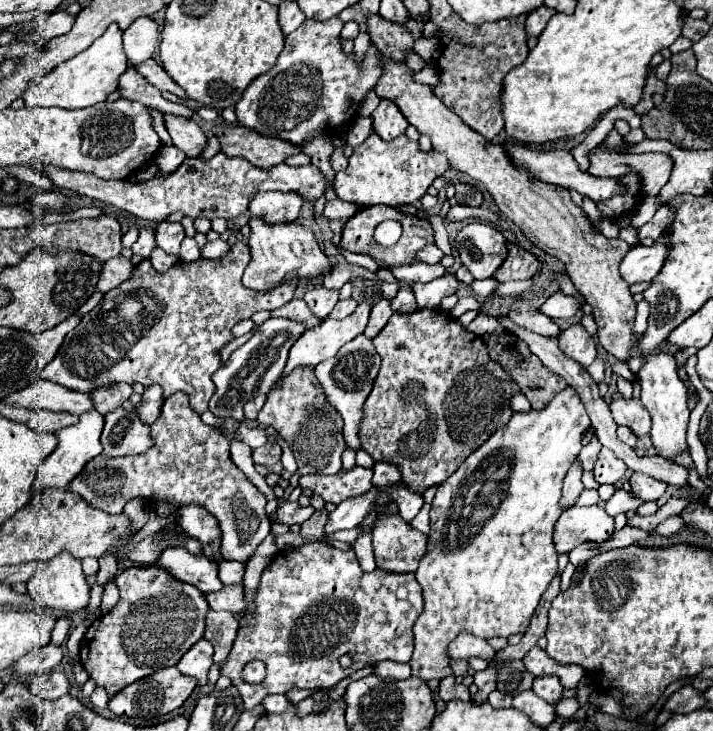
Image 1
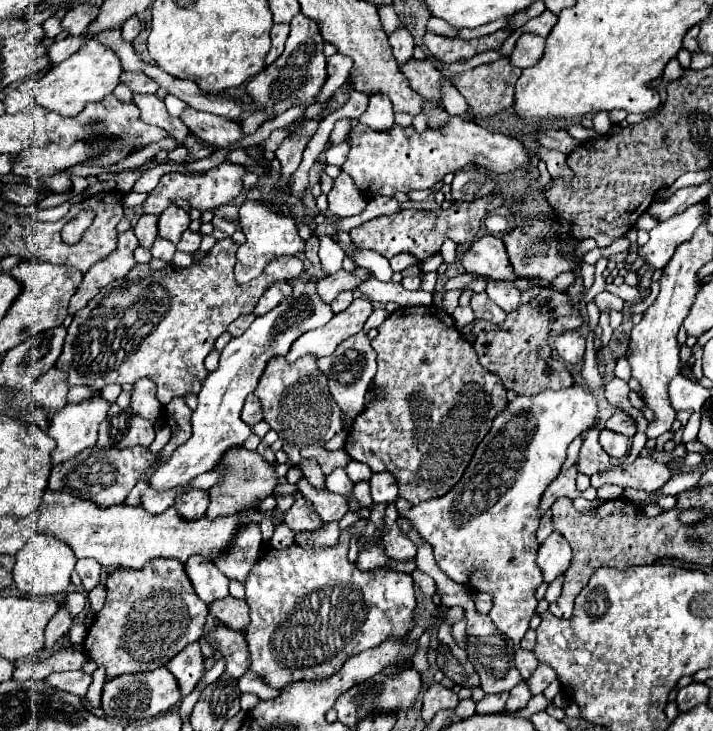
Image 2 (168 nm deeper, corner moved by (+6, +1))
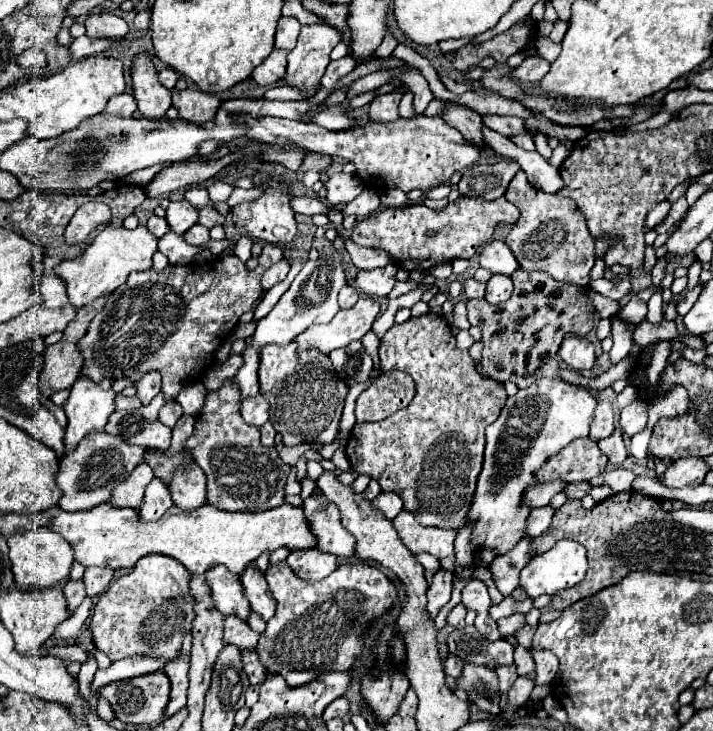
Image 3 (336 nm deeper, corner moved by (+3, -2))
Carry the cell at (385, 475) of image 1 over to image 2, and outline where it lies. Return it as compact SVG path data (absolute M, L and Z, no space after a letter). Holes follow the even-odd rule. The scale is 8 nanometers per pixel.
M373 474L369 486L375 504L393 504L397 500L397 482L393 474Z

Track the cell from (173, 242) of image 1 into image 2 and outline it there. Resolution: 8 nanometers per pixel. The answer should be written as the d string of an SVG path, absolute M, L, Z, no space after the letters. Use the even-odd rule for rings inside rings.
M171 204L161 216L159 216L159 236L171 240L173 244L179 242L181 234L189 228L191 218L189 212L185 212L183 208Z

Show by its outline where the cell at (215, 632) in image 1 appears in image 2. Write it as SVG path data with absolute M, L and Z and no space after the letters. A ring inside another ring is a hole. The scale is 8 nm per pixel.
M219 624L217 630L209 632L205 638L219 644L219 652L227 664L227 674L231 674L233 678L241 678L249 670L249 650L243 632L235 632Z

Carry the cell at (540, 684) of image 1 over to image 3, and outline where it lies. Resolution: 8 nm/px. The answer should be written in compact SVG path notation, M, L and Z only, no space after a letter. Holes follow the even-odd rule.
M530 649L530 651L532 651L532 657L534 657L534 663L536 663L534 683L536 685L552 683L552 679L556 677L556 671L558 671L558 659L554 657L554 653L542 651L542 649Z

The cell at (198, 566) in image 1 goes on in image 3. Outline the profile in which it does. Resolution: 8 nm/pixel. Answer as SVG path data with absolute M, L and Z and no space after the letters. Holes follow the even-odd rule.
M214 565L206 571L206 585L210 587L210 597L216 611L222 615L236 615L244 621L250 615L250 603L242 595L242 585L238 585L238 575L230 573L222 565Z

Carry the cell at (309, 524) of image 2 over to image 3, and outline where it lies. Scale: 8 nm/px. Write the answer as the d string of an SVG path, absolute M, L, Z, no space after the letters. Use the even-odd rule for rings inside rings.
M308 497L304 501L304 515L320 551L334 553L338 557L352 557L354 537L342 527L336 505L326 497Z

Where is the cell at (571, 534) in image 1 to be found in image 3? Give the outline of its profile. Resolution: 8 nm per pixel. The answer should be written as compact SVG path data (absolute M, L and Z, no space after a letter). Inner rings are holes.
M560 539L550 551L536 555L536 557L522 569L522 573L520 573L520 587L526 589L526 593L528 593L532 599L536 599L536 597L540 597L540 595L544 595L544 593L554 595L554 593L558 593L558 591L562 591L562 589L568 589L568 587L580 583L580 581L584 579L587 569L586 549L580 545L580 543L572 541L572 539Z

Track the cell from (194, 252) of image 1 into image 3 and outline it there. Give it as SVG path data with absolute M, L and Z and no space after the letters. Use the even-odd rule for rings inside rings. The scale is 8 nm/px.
M196 223L188 233L184 233L184 239L190 245L206 245L210 241L210 235L208 235L208 229L204 225Z

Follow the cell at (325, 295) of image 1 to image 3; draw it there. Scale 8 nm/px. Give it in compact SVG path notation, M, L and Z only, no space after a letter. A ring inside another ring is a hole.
M394 263L370 271L358 271L352 285L370 297L386 297L396 283L396 271L398 267Z

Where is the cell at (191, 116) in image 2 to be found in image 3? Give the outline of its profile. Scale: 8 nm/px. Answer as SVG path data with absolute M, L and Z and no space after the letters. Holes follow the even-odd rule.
M184 89L172 91L172 105L180 111L182 121L202 125L216 119L220 99L216 95L208 95L198 89Z

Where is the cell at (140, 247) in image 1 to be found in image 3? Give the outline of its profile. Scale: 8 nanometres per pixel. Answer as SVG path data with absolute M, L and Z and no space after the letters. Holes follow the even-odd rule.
M152 215L152 217L148 219L146 227L148 227L148 231L150 231L152 235L156 235L158 239L160 239L160 237L164 237L164 235L170 231L170 229L168 229L166 219L164 219L164 217L156 217L156 215Z

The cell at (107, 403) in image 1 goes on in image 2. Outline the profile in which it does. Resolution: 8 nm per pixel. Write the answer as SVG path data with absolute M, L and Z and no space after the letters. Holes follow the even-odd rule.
M71 386L67 394L67 402L81 402L81 398L87 398L89 394L93 394L93 390L87 386Z

